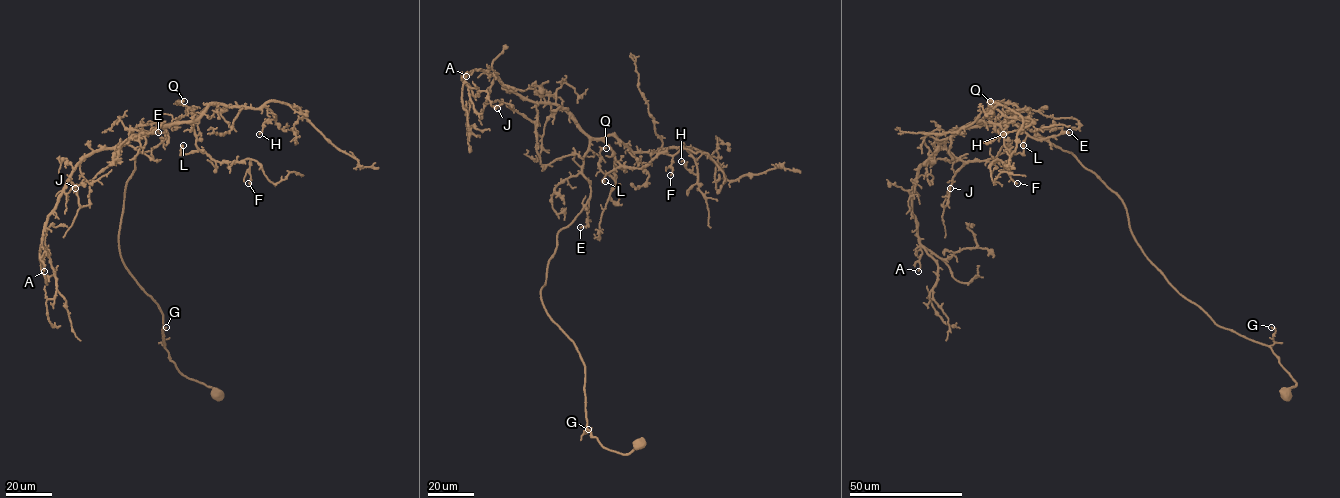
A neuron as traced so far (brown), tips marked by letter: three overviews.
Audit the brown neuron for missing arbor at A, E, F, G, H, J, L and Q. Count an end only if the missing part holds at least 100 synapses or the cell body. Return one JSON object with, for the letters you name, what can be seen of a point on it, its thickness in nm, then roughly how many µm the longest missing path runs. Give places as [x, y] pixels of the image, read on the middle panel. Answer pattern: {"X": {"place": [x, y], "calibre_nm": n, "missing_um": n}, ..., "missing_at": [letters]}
{"missing_at": []}

